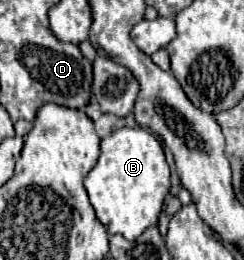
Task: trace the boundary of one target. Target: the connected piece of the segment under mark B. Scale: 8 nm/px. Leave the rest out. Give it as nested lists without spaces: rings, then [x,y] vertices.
[[[123,127],[101,139],[99,161],[85,177],[85,189],[99,221],[109,233],[121,233],[129,241],[157,225],[169,187],[169,165],[163,147],[157,137],[143,127]]]

